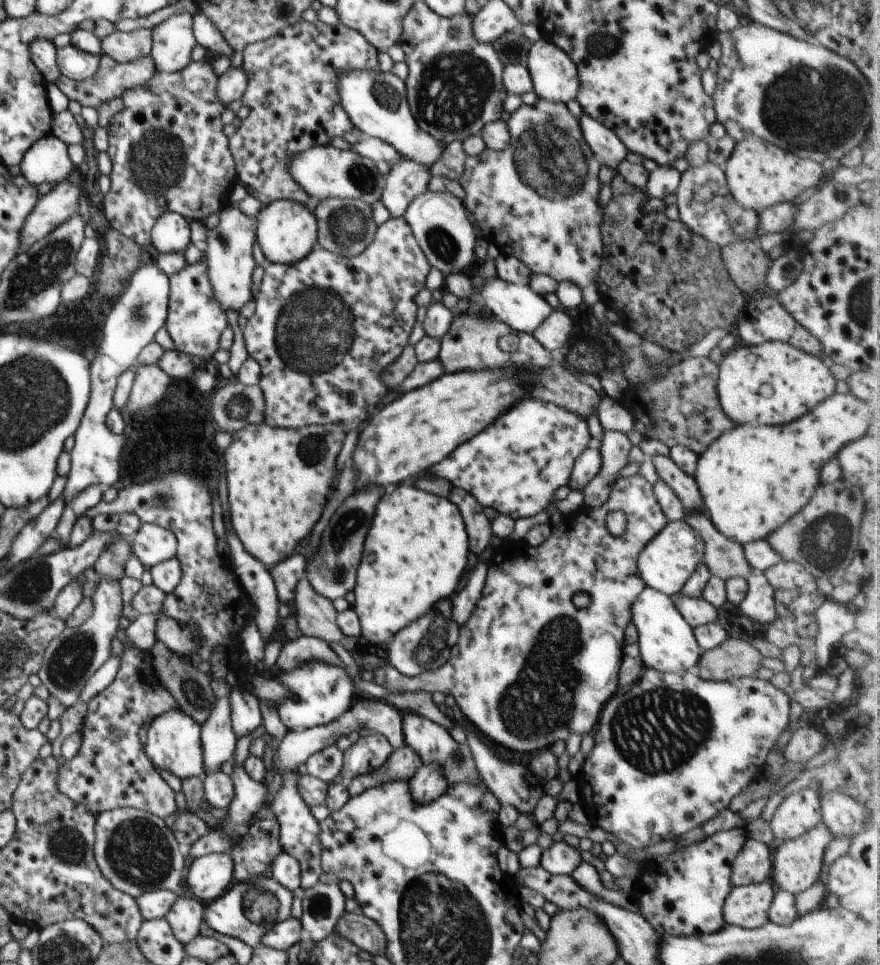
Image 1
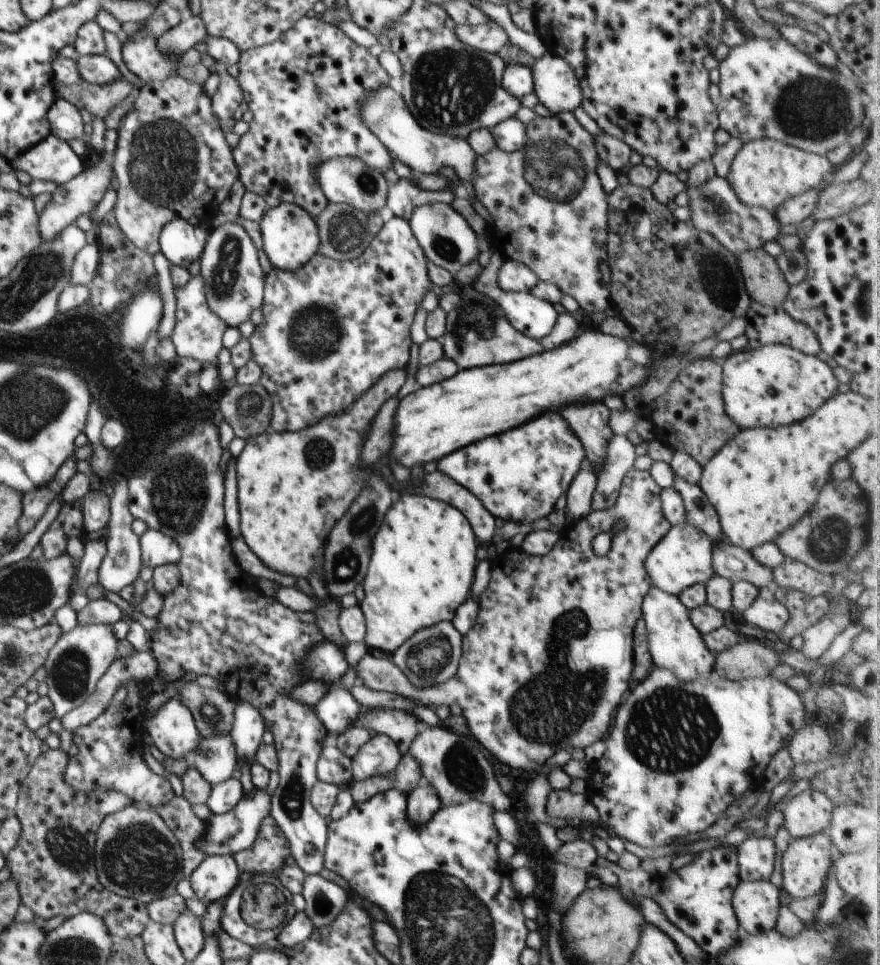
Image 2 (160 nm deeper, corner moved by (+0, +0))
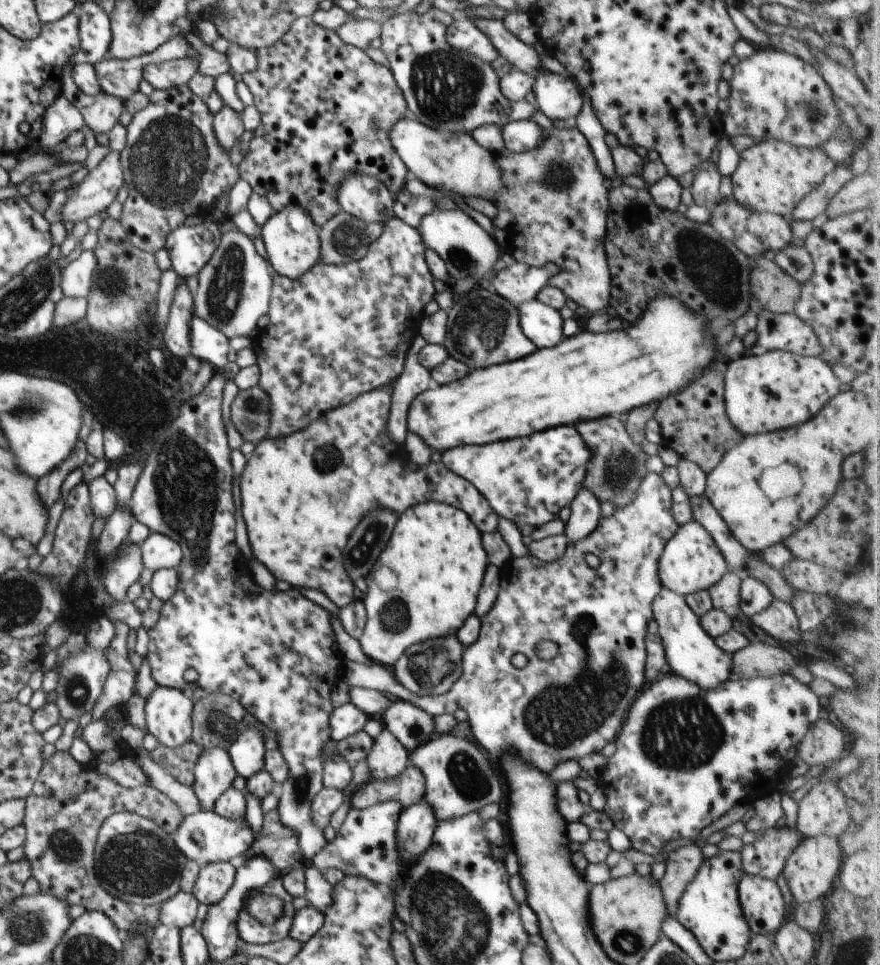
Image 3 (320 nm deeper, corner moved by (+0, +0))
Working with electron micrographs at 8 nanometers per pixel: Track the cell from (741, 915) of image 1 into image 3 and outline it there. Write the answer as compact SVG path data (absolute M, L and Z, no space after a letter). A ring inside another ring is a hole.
M744 873L737 891L751 932L761 935L776 933L787 910L776 881Z

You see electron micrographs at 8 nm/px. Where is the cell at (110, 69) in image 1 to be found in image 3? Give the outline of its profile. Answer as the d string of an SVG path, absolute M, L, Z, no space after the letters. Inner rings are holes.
M64 74L61 94L83 113L86 127L91 128L96 135L108 134L119 122L124 110L124 102L112 95L104 92L96 96L83 94L70 74Z

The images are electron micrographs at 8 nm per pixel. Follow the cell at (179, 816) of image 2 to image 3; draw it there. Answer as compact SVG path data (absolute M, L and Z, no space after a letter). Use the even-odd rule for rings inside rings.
M56 751L48 760L43 761L43 767L32 787L31 793L25 798L25 826L27 837L24 845L24 859L31 866L31 876L39 882L41 891L48 891L68 904L80 904L86 911L100 911L119 928L122 935L137 927L141 922L132 913L128 903L112 896L99 883L95 875L94 851L96 850L97 834L104 820L116 813L136 813L152 819L168 834L174 834L177 826L184 818L176 804L164 793L152 785L142 785L135 789L123 787L108 776L100 776L100 792L98 792L98 771L92 765L78 764L69 752Z

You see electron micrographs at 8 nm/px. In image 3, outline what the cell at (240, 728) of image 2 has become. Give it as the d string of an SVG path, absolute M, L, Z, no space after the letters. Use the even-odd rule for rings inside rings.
M255 727L240 734L227 750L237 775L245 779L265 768L265 752L264 736Z

